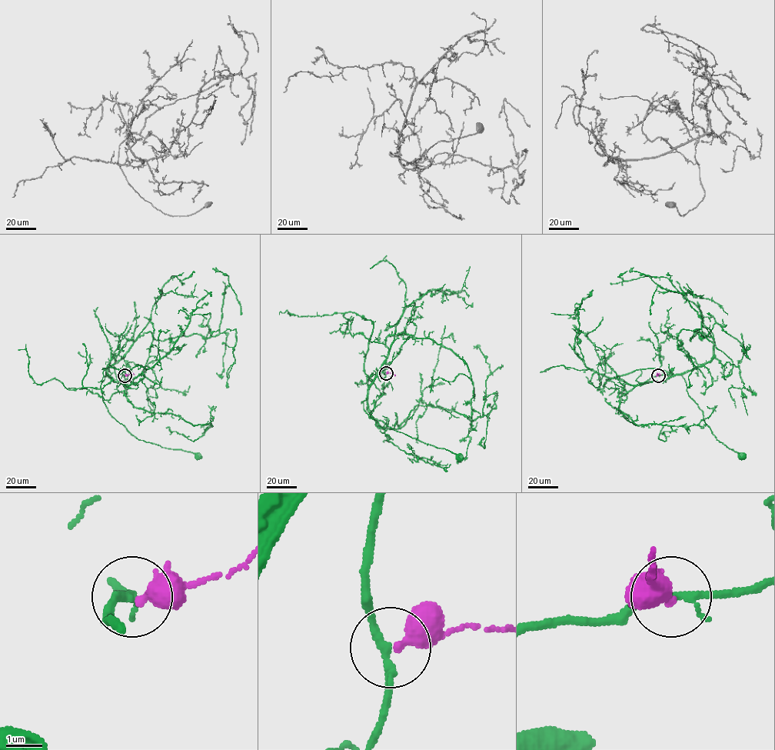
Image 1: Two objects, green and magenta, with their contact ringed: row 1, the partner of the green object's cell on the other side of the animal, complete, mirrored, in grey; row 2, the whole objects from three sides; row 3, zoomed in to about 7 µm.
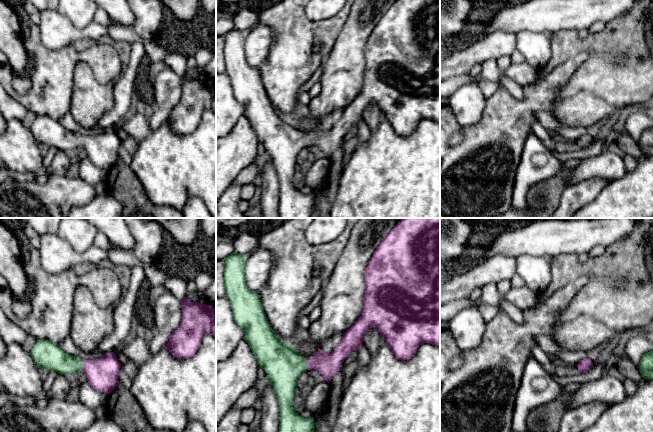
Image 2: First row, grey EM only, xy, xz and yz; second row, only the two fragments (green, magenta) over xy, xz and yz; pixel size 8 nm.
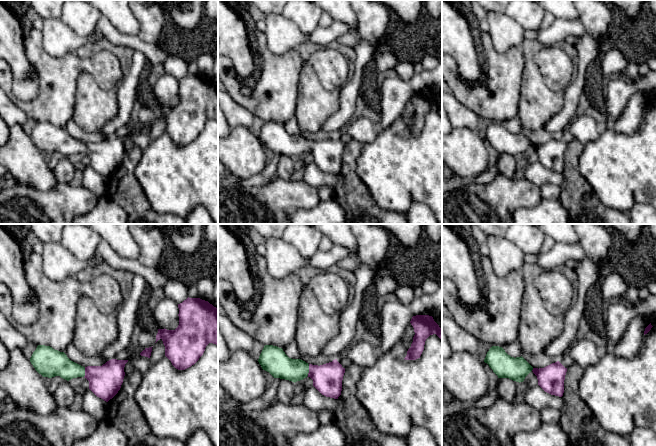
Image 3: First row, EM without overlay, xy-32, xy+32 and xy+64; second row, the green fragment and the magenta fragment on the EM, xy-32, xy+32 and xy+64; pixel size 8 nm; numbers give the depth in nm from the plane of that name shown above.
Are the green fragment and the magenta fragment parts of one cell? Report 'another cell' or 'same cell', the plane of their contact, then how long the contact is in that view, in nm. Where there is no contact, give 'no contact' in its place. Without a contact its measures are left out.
same cell; contact in xy; length 110 nm

